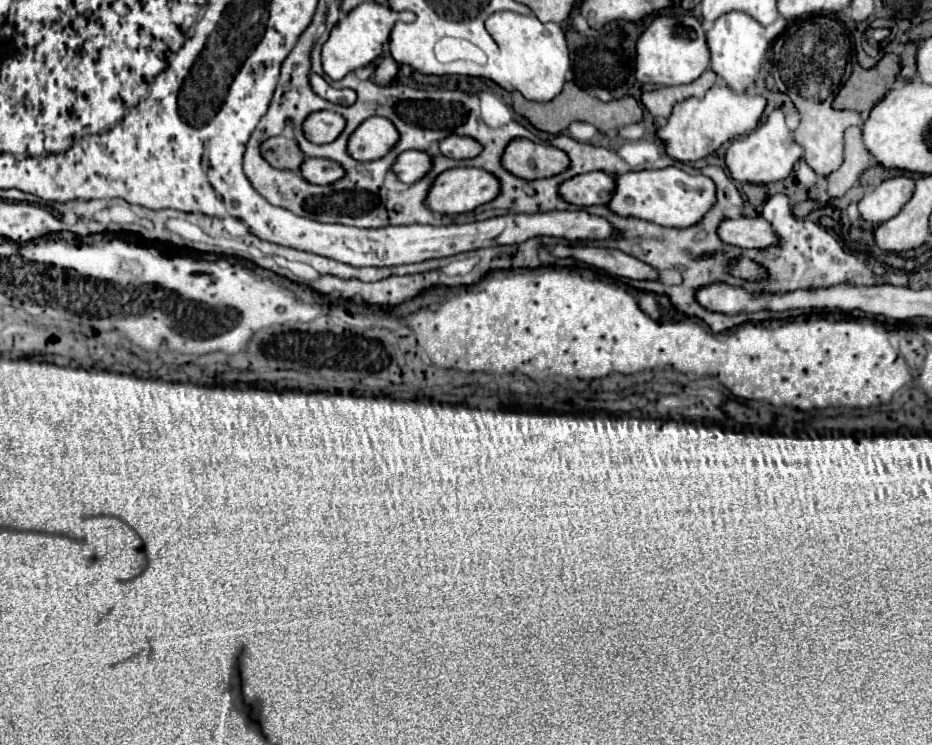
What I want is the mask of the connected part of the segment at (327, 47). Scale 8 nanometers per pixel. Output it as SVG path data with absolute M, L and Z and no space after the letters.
M360 3L350 11L350 15L344 15L330 31L328 41L322 47L322 69L332 79L342 79L346 73L366 67L372 63L380 53L384 43L390 37L390 31L394 23L400 19L400 13L392 11L388 5L380 3Z

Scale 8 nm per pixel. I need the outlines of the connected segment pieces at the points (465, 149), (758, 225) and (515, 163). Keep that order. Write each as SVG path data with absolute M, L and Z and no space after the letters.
M450 135L440 141L440 153L450 159L472 159L482 151L480 143L470 137Z
M762 217L722 219L718 225L718 237L724 243L736 245L742 249L764 249L764 247L774 245L778 241L770 223Z
M514 139L506 145L502 167L512 175L532 181L552 177L568 167L568 155L556 147L534 143L530 139Z

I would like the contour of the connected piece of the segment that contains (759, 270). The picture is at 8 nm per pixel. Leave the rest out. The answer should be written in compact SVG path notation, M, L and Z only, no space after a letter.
M740 257L740 259L732 261L732 263L730 263L730 273L732 273L734 277L742 277L742 279L748 279L748 281L766 277L764 267L760 267L758 263L754 263L754 261L746 259L746 257Z

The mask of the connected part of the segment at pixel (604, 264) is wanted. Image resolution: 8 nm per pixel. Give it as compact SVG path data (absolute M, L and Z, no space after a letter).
M554 245L550 249L550 253L554 257L572 257L572 259L578 259L586 265L592 265L592 267L598 267L598 269L604 269L616 277L628 277L628 279L658 279L656 271L618 251L618 249L602 249L602 247L590 247L590 245Z

